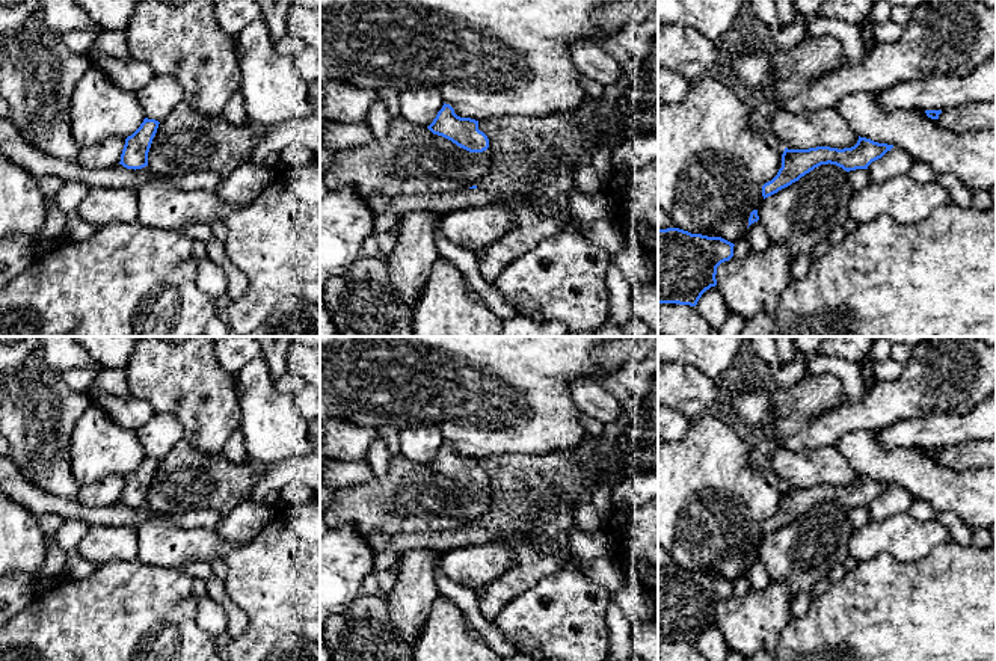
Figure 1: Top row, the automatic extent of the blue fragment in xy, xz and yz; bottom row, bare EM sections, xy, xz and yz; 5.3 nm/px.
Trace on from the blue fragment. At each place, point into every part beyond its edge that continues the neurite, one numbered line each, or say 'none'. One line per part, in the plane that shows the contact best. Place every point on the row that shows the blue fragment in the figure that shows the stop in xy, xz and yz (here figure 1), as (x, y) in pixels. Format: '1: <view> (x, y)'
none

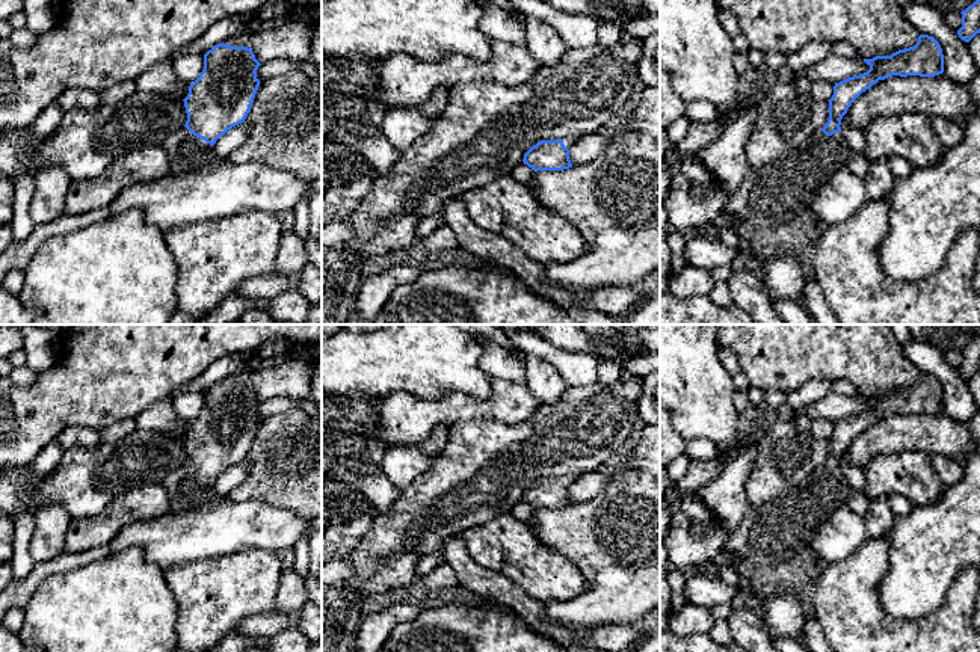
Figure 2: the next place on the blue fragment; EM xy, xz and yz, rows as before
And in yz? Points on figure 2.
1: yz (773, 204)

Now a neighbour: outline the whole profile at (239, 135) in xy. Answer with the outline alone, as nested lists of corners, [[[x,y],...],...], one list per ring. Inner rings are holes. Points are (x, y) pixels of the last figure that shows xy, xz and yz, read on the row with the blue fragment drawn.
[[[242,122],[220,136],[211,148],[217,160],[222,161],[227,160],[228,155],[240,145],[243,145],[248,139],[249,127]]]

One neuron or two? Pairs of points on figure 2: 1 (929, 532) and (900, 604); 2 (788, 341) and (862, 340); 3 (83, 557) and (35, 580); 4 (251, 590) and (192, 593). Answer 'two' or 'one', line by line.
1: one
2: one
3: one
4: one

